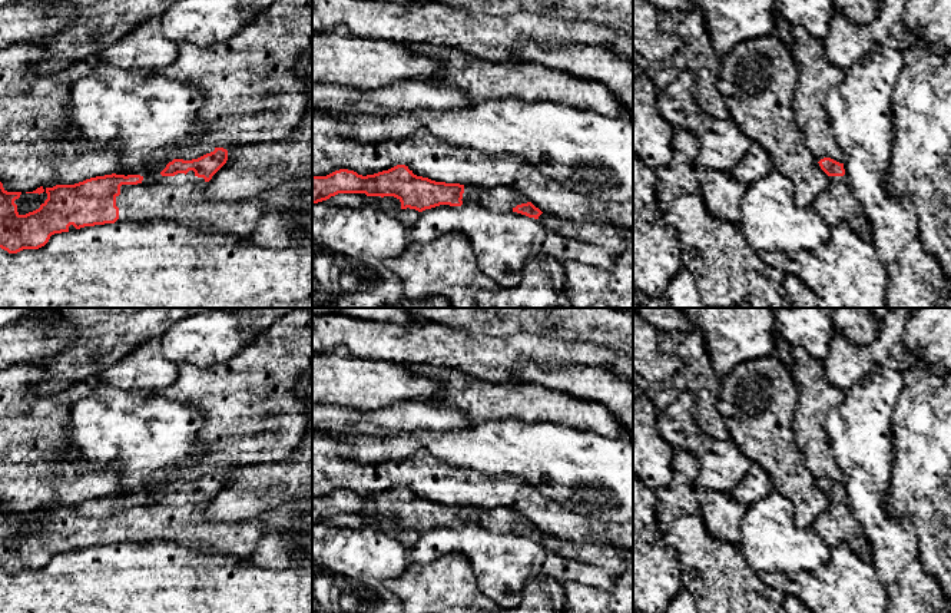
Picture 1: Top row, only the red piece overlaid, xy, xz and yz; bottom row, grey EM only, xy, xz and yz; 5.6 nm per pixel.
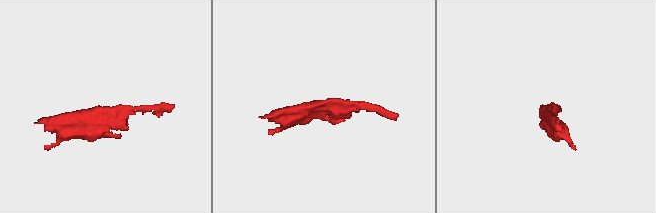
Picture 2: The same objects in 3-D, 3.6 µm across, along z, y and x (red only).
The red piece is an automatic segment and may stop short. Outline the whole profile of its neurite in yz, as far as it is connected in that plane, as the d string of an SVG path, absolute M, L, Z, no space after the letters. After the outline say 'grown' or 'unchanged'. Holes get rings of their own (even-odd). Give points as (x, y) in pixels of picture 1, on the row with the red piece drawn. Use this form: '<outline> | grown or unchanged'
M831 158L818 160L821 169L829 176L826 190L816 199L814 208L819 216L834 228L848 222L865 241L871 241L871 225L862 205L852 193L851 179L845 173L844 163Z | grown

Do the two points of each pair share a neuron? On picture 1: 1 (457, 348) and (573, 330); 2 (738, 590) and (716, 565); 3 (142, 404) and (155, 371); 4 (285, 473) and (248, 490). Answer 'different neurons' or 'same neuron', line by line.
1: different neurons
2: same neuron
3: different neurons
4: same neuron

